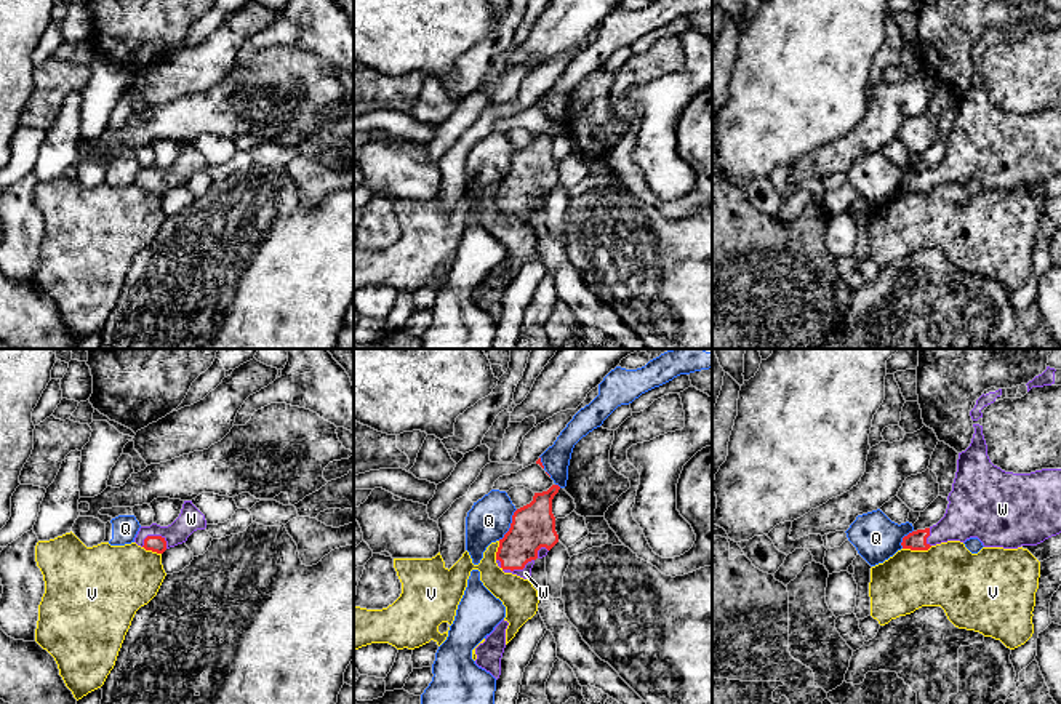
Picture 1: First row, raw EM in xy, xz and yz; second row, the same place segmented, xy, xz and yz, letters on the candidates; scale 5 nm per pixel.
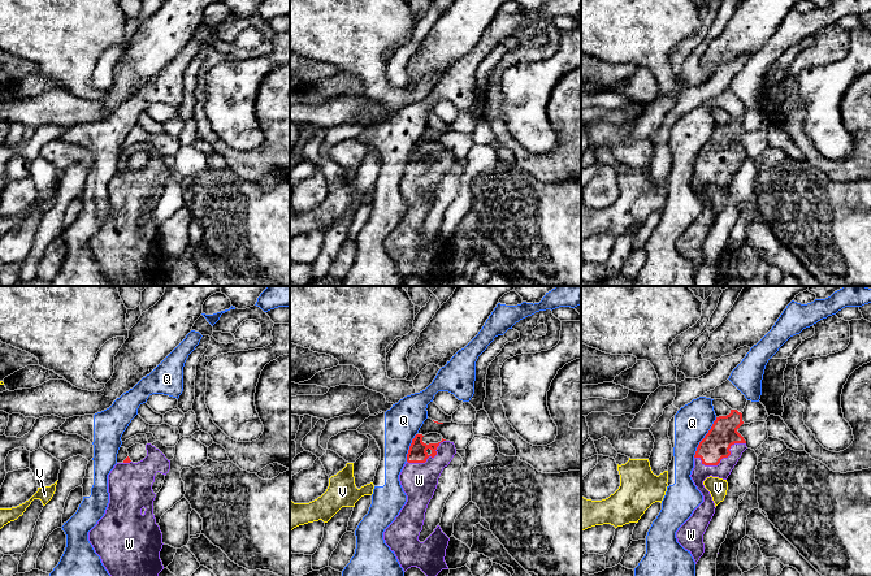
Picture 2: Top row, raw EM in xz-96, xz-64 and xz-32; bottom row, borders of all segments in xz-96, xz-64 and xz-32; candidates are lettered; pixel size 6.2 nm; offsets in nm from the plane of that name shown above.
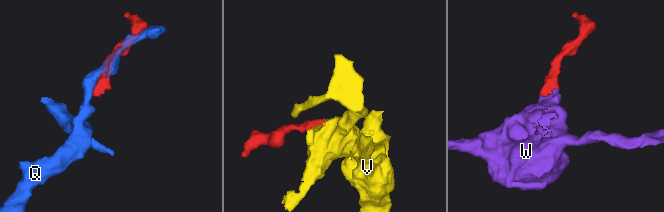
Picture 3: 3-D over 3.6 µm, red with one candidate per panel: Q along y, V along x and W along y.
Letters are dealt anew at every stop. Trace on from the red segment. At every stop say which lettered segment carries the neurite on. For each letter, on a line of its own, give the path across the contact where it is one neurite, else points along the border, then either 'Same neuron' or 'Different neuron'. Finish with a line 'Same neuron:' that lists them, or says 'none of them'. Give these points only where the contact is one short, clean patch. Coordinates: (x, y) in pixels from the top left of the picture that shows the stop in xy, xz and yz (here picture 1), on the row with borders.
Q: Different neuron
V: Boundary: yz (932, 546), (927, 549), (903, 549). Different neuron
W: Path across: xz (533, 527), (512, 557), (512, 570), (525, 573). Same neuron
Same neuron: W

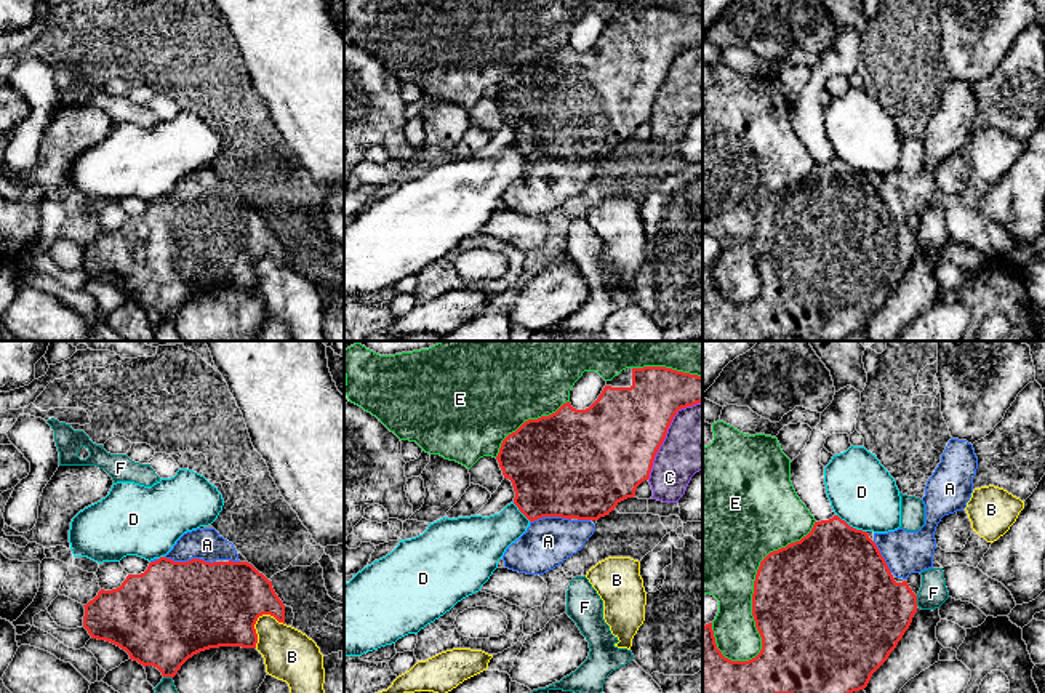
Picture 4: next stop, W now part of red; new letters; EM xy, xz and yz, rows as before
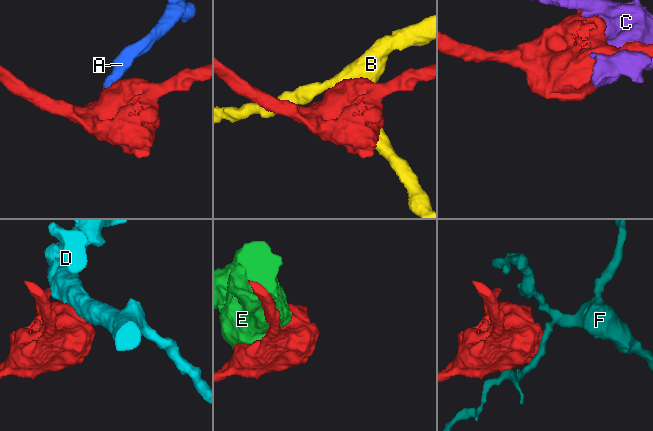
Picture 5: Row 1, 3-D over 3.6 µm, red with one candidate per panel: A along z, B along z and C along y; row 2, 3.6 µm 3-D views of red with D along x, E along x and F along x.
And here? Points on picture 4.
A: Same neuron
B: Different neuron
C: Different neuron
D: Different neuron
E: Different neuron
F: Different neuron
Same neuron: A

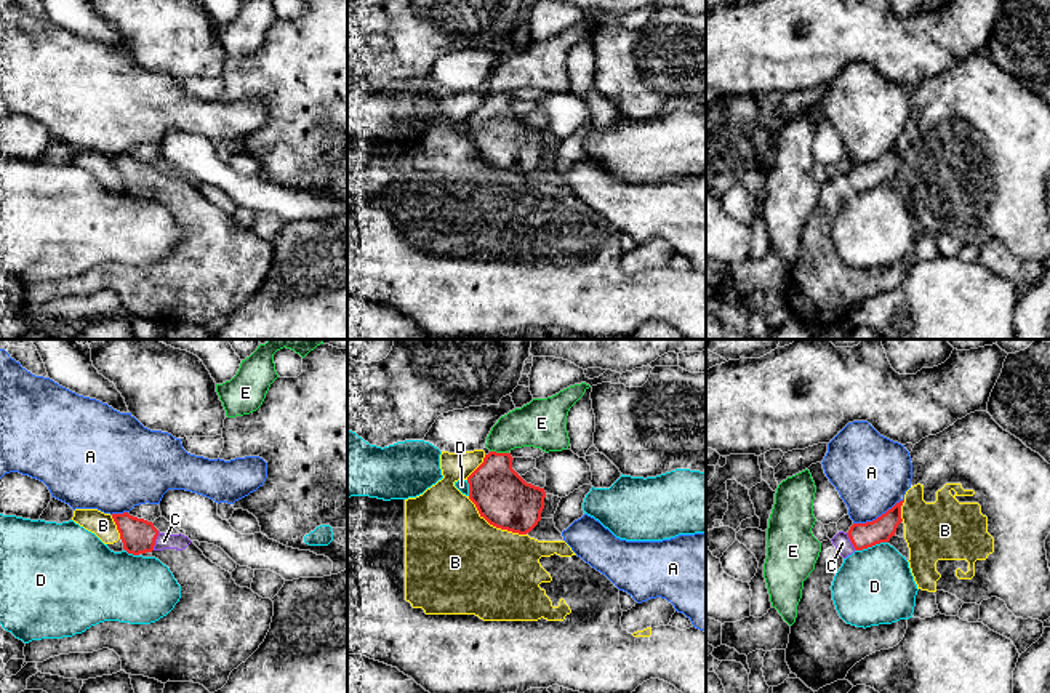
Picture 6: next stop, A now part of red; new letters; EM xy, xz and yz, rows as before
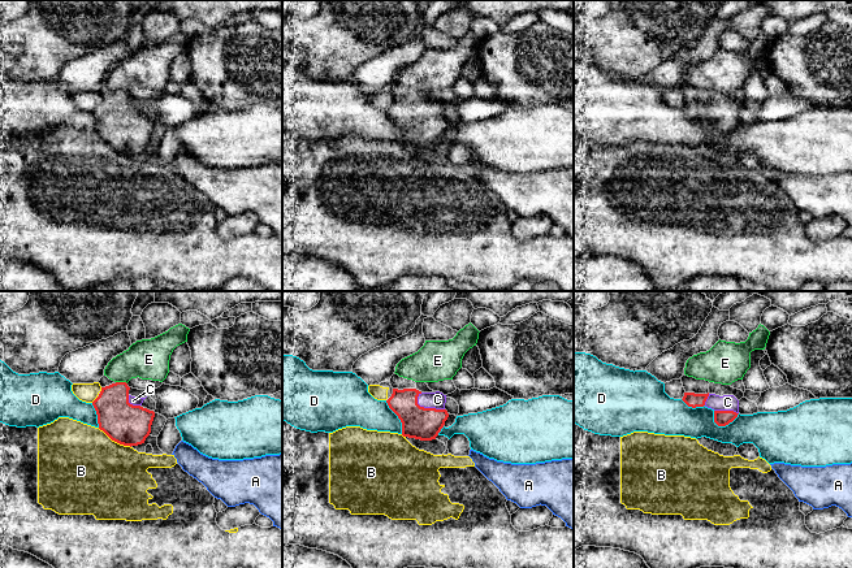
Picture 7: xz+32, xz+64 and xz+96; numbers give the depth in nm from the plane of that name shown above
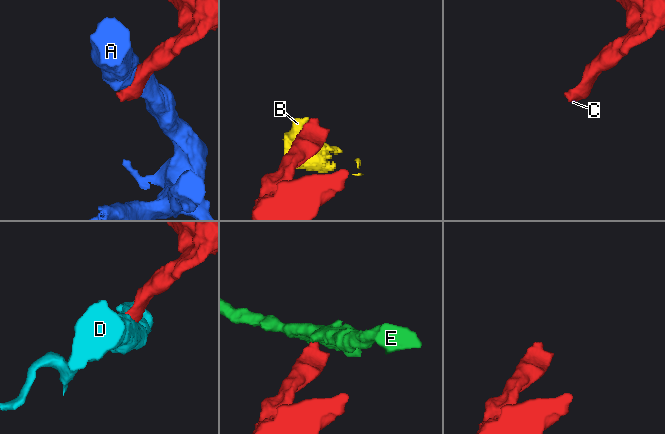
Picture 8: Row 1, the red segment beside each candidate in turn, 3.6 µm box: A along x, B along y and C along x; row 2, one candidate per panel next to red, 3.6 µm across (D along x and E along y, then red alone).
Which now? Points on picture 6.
A: Different neuron
B: Different neuron
C: Same neuron
D: Boundary: yz (887, 541), (855, 551). Different neuron
E: Boundary: xz (490, 450), (508, 453). Different neuron
Same neuron: C

